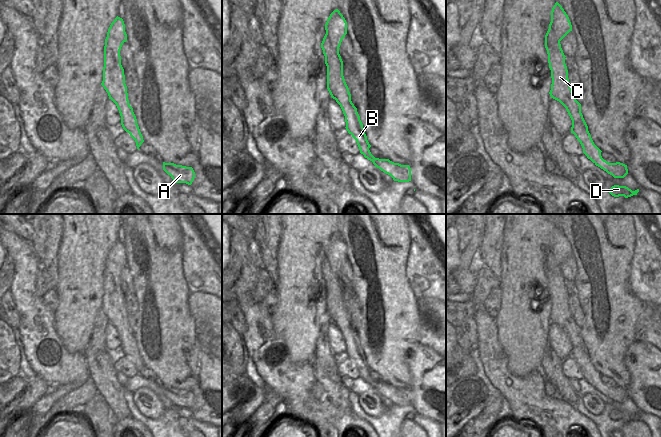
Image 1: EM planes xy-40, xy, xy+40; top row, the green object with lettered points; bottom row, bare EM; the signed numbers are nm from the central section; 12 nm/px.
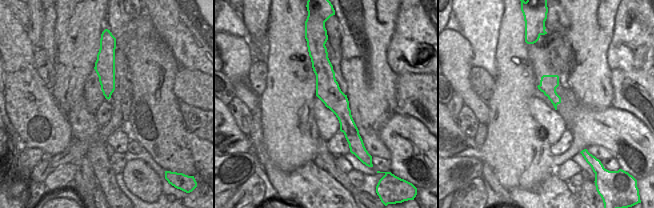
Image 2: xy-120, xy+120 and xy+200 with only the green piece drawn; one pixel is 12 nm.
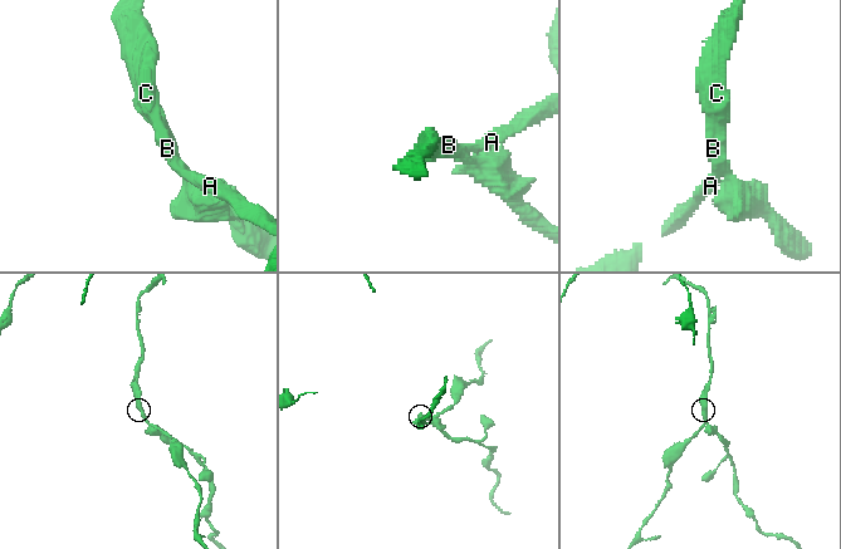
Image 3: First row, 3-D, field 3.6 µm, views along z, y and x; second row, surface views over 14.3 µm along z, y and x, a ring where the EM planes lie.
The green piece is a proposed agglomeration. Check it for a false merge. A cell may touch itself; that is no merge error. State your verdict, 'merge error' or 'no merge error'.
merge error

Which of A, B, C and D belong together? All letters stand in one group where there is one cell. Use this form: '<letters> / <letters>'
A / B C D

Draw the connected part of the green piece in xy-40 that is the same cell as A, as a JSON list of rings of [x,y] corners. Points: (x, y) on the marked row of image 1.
[[[163,162],[163,170],[171,176],[175,183],[191,185],[195,178],[195,172],[192,167]]]

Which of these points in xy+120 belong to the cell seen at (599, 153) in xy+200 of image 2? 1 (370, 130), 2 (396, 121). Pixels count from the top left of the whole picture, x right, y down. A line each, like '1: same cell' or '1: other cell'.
1: same cell
2: other cell

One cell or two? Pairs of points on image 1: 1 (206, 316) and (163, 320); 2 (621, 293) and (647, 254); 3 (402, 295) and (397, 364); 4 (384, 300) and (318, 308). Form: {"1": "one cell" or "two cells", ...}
{"1": "two cells", "2": "two cells", "3": "one cell", "4": "two cells"}

